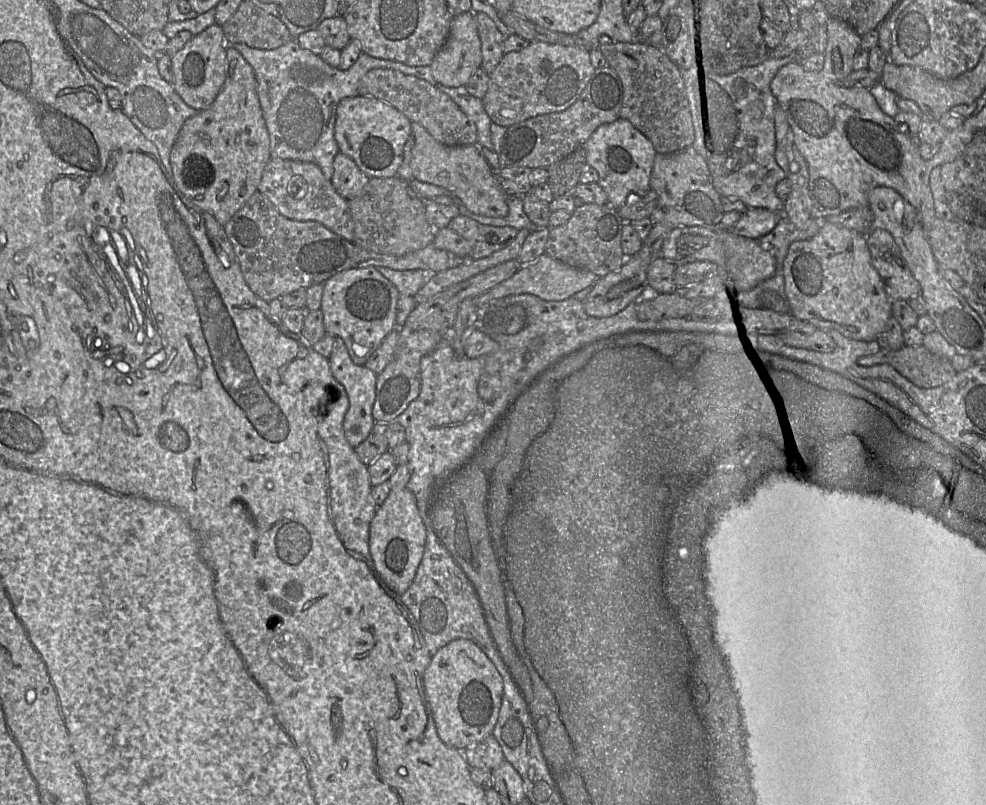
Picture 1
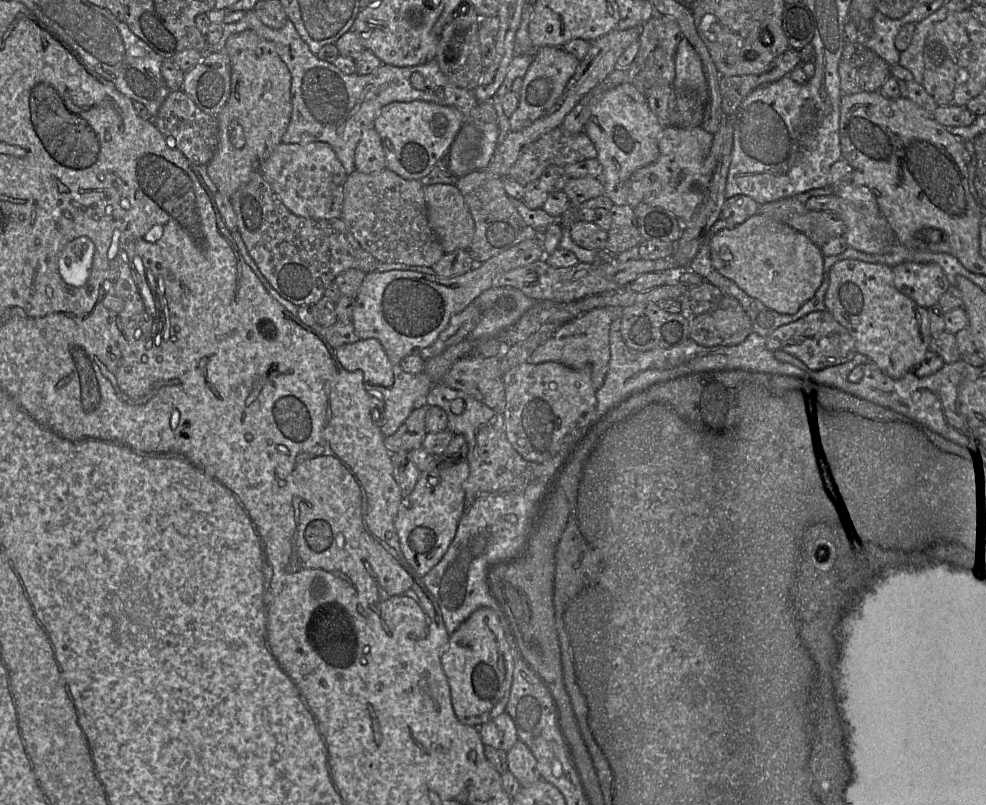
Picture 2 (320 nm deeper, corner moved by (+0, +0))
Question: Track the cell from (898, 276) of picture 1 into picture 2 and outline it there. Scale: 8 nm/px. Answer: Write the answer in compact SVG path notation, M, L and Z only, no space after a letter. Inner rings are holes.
M904 262L892 271L896 289L920 307L936 305L951 286L942 268L935 263Z

